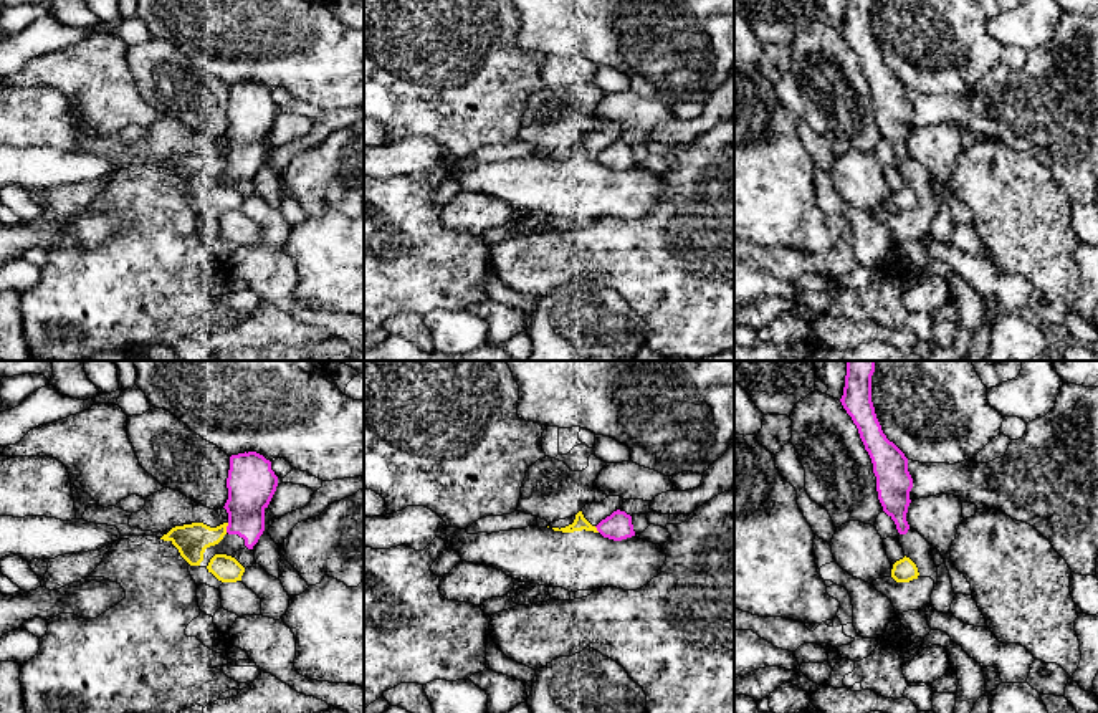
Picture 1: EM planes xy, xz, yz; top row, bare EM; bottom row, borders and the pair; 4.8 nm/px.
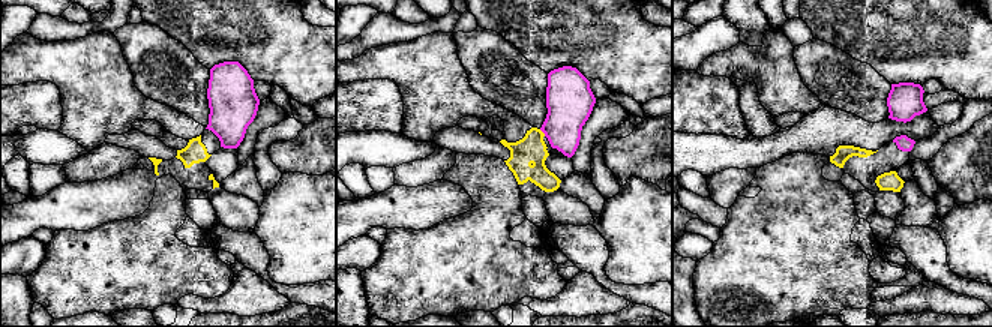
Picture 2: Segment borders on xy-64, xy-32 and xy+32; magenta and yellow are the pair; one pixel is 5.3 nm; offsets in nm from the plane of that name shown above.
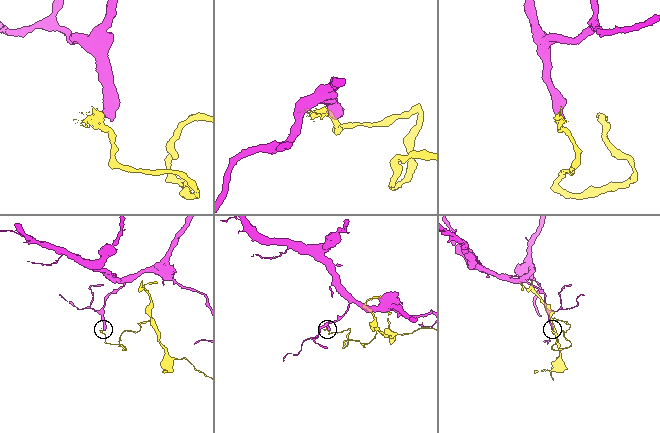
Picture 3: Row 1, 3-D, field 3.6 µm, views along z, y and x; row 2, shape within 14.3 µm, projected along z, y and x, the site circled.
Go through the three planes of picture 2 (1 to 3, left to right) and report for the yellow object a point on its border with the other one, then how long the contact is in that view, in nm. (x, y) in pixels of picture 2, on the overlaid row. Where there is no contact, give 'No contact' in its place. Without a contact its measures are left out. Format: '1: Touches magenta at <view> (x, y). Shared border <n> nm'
1: No contact
2: Touches magenta at xy-32 (542, 131). Shared border 50 nm
3: No contact

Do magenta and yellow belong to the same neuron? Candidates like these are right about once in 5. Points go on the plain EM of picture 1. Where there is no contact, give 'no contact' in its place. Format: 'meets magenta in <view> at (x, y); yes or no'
meets magenta in xy at (227, 157); no

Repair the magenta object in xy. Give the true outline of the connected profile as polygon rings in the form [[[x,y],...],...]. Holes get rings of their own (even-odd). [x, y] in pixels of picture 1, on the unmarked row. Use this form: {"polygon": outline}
{"polygon": [[[256,81],[230,86],[227,108],[228,156],[223,169],[205,179],[200,197],[207,197],[215,184],[232,185],[240,179],[253,179],[265,160],[265,139],[278,116],[271,91]]]}

